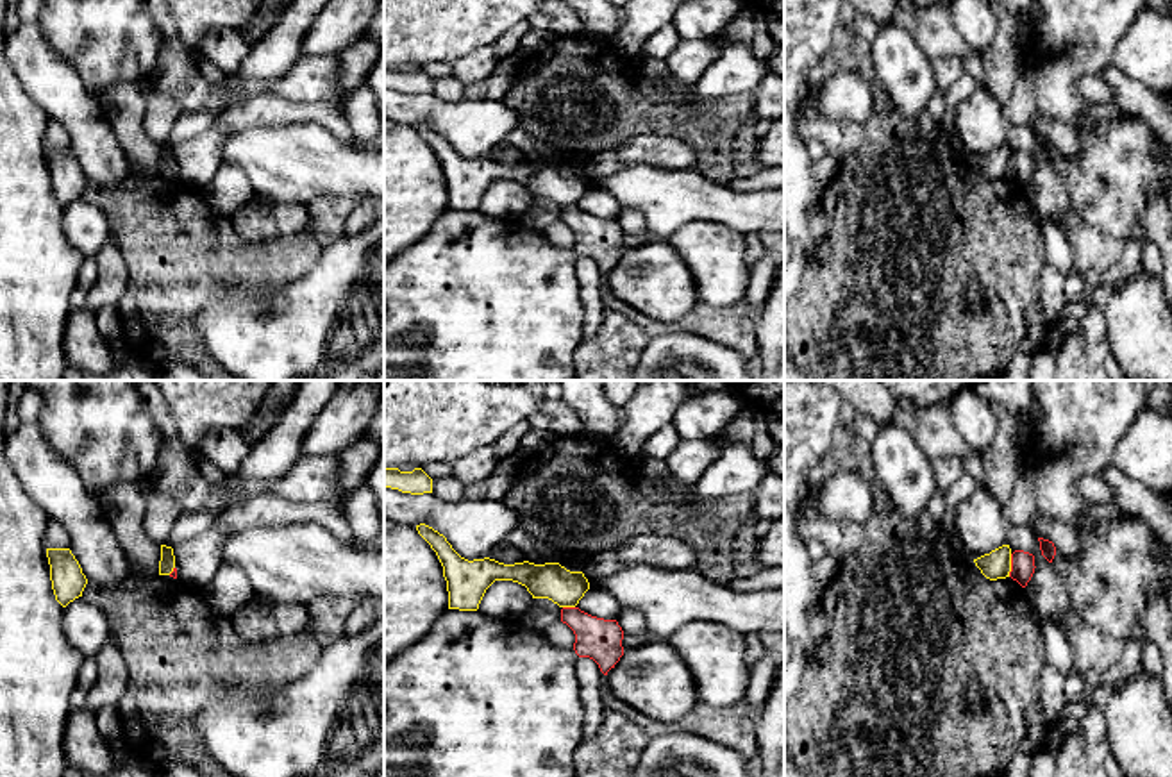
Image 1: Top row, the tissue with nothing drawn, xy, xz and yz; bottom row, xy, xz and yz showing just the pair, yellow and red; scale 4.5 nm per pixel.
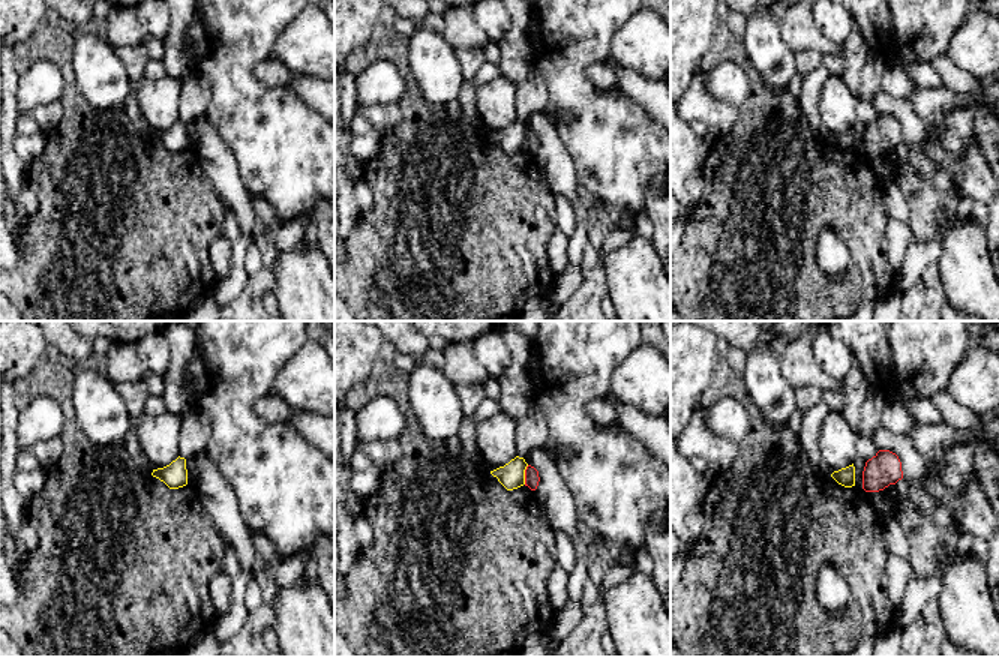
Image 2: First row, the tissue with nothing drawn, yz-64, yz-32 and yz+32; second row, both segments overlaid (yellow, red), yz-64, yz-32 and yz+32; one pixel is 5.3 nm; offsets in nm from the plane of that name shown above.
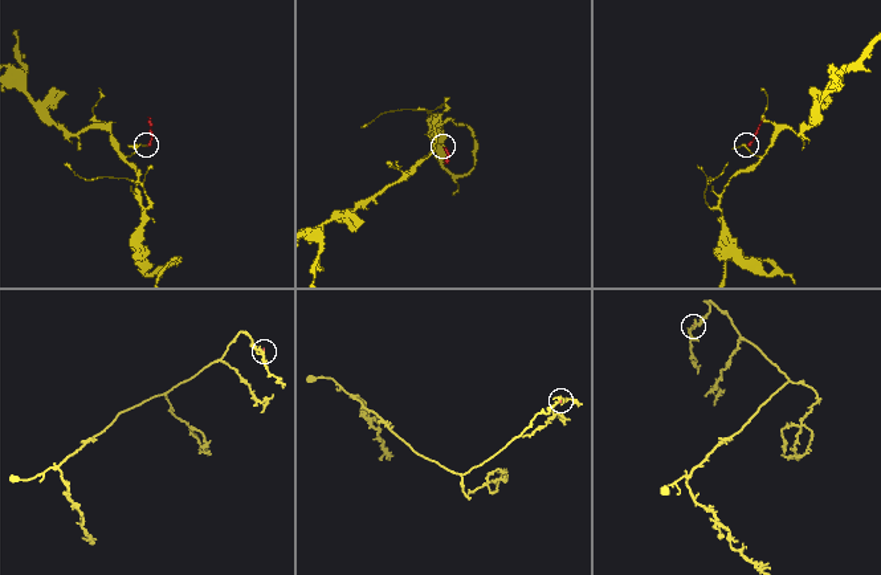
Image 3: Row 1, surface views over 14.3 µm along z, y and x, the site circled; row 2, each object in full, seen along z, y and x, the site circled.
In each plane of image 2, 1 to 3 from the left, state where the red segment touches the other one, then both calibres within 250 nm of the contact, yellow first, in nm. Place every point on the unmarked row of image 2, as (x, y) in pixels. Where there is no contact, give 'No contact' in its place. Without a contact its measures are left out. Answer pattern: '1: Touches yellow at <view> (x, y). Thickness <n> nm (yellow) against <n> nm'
1: No contact
2: Touches yellow at yz-32 (524, 138). Thickness 140 nm (yellow) against 80 nm
3: No contact

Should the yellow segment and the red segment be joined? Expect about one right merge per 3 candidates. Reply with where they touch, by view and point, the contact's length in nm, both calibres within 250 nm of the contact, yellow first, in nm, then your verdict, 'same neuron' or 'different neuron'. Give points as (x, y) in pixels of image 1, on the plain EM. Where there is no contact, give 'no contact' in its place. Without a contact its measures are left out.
yz (1010, 165) | 110 nm | 130/110 nm | different neuron

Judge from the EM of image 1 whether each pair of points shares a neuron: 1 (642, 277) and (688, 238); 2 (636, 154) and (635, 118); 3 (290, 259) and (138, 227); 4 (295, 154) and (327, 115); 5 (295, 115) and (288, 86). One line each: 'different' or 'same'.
1: different
2: different
3: same
4: different
5: different

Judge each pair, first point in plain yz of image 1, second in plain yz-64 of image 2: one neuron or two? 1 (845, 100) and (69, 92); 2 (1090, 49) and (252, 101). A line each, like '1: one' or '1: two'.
1: two
2: one

